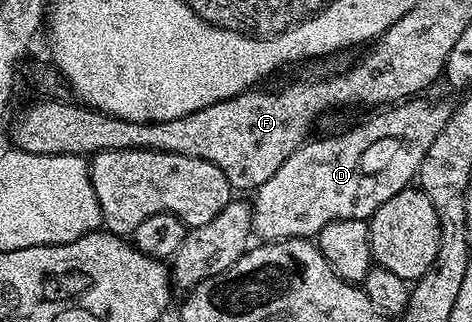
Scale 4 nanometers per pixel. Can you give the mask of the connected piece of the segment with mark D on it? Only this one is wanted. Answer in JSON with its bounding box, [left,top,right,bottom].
[250,97,453,241]

